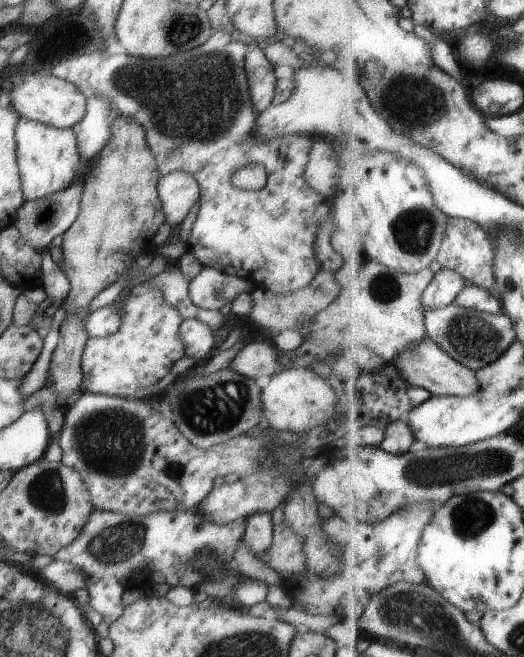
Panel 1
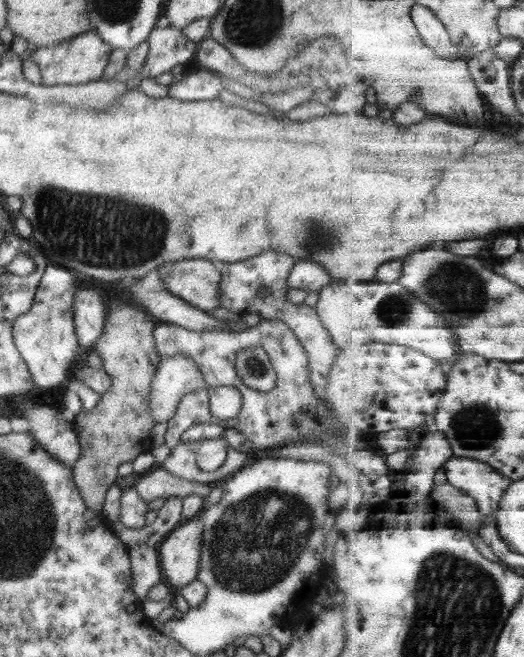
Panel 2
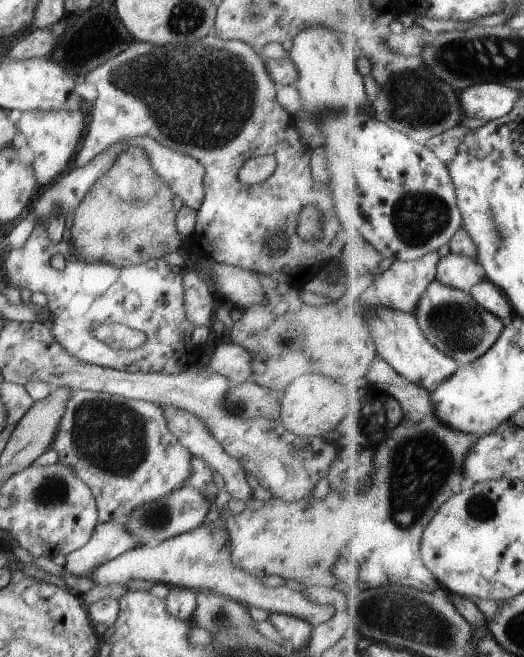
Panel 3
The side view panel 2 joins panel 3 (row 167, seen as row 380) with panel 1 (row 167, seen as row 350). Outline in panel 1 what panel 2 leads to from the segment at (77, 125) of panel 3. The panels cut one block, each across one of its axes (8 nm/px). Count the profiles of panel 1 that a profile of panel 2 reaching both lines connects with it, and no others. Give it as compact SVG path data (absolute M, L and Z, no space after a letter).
M18 117L14 130L16 163L25 201L39 199L69 186L81 168L75 133L72 127L58 129L37 121Z

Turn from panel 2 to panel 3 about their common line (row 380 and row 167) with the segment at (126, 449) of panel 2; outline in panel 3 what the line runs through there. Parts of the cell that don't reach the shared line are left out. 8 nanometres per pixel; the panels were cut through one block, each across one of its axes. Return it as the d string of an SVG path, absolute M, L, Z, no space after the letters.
M127 147L117 155L111 168L90 186L74 208L70 242L84 261L106 262L115 268L140 265L148 260L159 259L168 252L177 252L182 235L175 229L176 210L171 203L173 197L169 185L152 169L145 152L137 147Z

